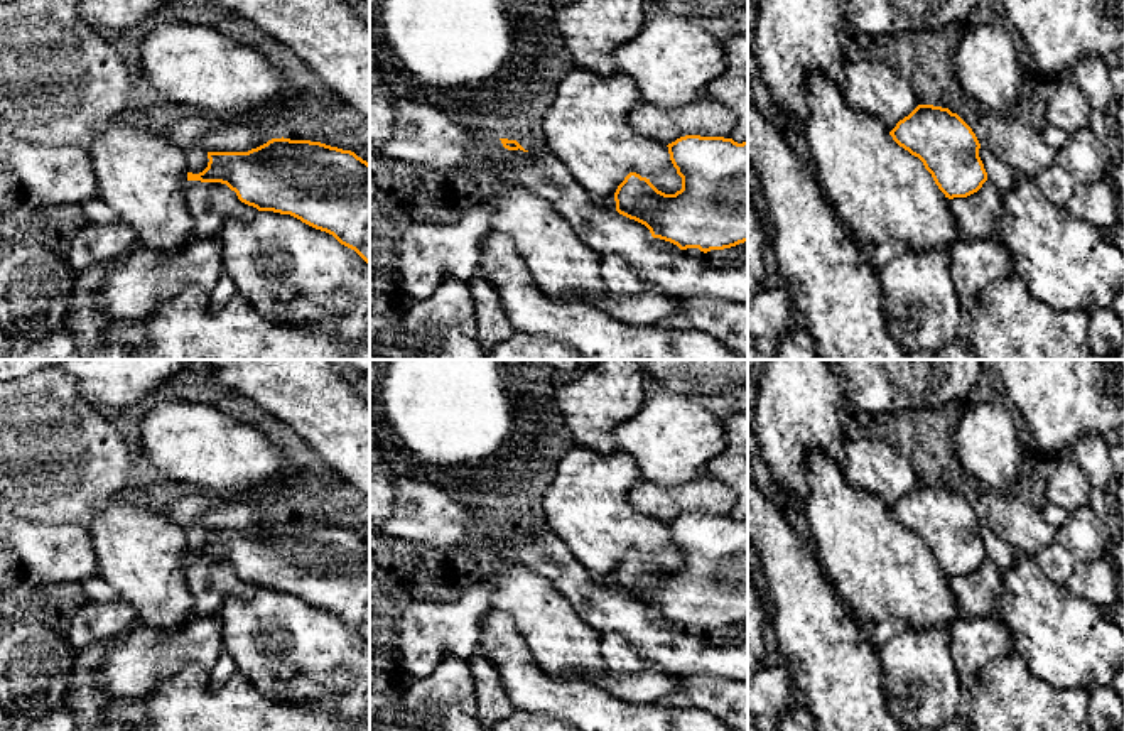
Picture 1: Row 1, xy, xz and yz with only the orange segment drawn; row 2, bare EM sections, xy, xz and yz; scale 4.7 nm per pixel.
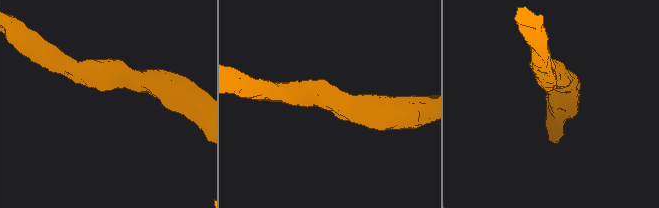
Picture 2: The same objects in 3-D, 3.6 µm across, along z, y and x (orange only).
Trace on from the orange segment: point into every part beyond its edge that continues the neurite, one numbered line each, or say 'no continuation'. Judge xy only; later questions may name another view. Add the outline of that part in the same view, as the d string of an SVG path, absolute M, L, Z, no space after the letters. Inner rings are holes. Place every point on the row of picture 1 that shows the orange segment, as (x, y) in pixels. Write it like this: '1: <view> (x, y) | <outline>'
no continuation

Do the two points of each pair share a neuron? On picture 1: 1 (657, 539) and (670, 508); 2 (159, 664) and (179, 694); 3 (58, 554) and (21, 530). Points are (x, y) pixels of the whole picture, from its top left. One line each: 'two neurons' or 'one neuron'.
1: two neurons
2: two neurons
3: one neuron

